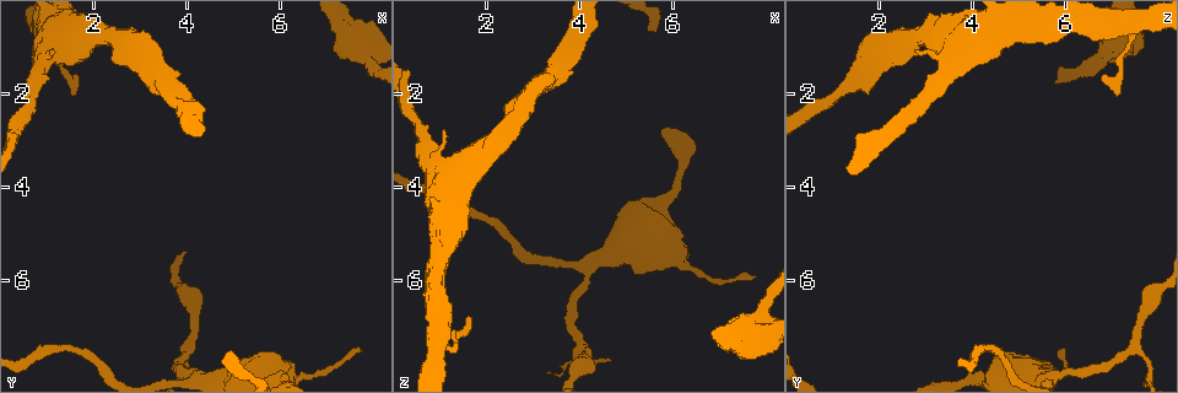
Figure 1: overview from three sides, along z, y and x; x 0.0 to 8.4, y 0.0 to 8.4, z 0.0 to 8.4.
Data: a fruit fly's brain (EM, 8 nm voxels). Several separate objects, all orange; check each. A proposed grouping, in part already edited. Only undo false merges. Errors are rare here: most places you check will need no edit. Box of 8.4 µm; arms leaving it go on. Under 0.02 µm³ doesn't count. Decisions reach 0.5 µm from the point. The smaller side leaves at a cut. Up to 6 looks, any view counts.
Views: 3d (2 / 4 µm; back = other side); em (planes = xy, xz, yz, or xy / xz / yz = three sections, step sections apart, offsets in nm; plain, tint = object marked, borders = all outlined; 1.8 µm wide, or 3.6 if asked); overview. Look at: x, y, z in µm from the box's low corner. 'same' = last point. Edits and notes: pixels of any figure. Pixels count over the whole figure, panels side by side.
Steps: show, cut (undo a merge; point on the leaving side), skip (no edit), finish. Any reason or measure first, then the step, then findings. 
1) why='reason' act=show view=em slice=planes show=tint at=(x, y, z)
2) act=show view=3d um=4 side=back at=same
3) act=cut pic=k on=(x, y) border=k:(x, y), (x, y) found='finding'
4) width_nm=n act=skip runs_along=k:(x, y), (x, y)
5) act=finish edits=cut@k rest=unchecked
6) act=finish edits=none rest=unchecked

why='calibre changes' act=show view=em slice=planes show=borders at=(7.55, 1.05, 6.85)

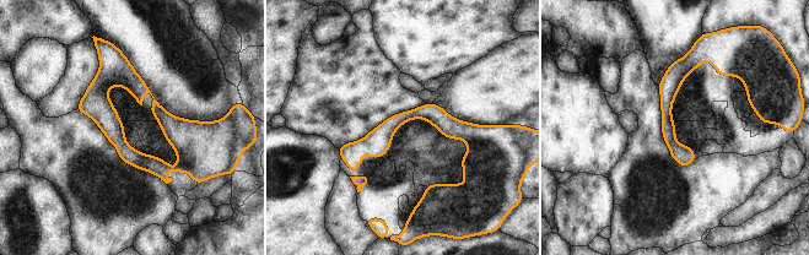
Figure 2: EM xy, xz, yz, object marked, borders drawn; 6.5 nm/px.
width_nm=110 act=skip found='one neuron here'

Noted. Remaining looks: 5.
why='abrupt turn' act=show view=3d um=4 at=(1.15, 1.05, 3.80)

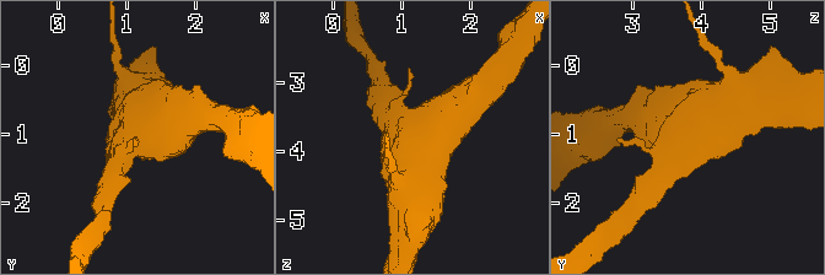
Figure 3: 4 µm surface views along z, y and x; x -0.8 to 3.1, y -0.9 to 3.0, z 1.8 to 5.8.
act=show view=em slice=planes show=plain at=(1.15, 1.05, 3.75)

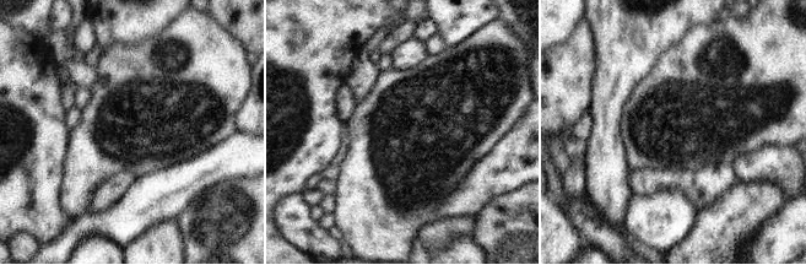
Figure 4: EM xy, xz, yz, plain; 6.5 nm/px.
act=show view=em slice=planes show=tint at=same

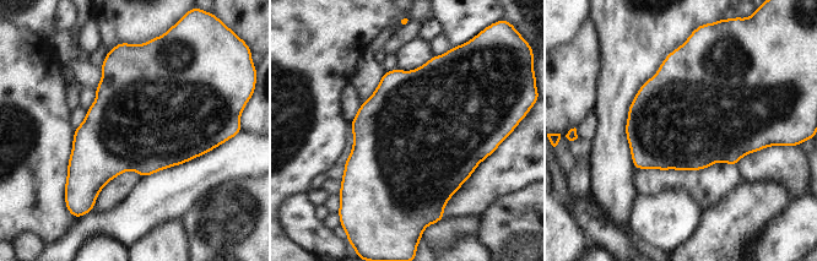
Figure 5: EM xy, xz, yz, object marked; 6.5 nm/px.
act=skip found='all the same neuron'

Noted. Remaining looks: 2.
why='branch point' act=show view=em um=3.6 slice=xy step=4 show=tint at=(4.00, 7.45, 7.45)

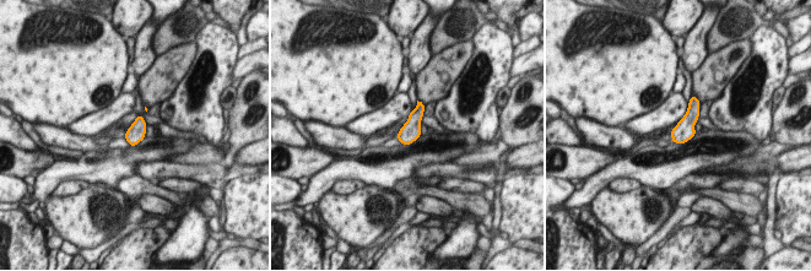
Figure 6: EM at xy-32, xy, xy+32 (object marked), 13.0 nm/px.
why='cut it another way' act=show view=em um=3.6 slice=planes show=borders at=same

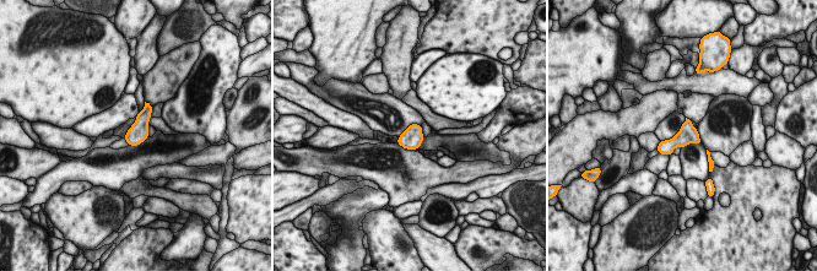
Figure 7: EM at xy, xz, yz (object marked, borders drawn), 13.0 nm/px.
width_nm=240 act=skip found='continuous, no second neuron'

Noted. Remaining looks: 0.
act=finish edits=none rest=unchecked

